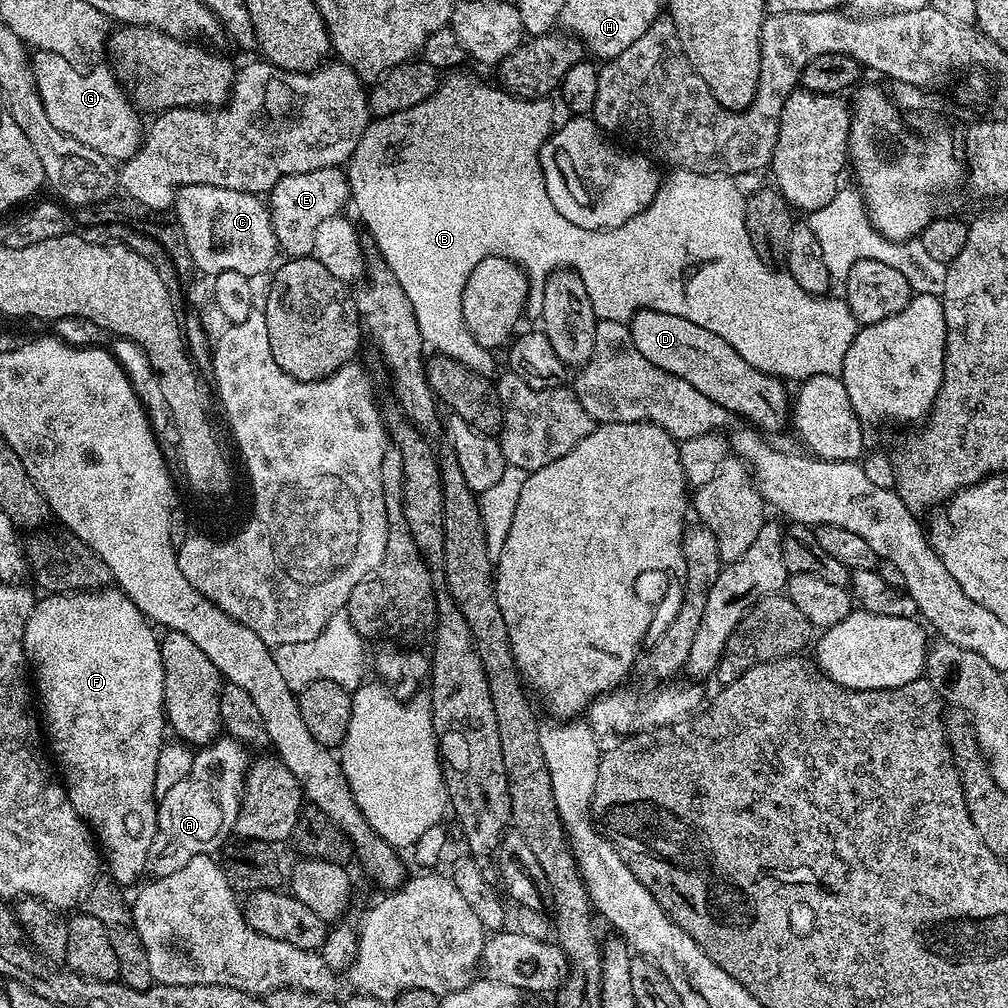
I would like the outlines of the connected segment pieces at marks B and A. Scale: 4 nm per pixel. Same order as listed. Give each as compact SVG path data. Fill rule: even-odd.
M460 74L445 75L436 93L430 98L418 102L416 106L410 106L410 110L402 110L389 116L373 119L368 125L366 134L362 134L354 154L348 159L346 165L350 200L353 205L356 203L356 212L360 215L361 220L359 223L361 225L364 223L368 227L368 232L372 235L369 236L371 243L376 245L381 258L390 266L390 270L394 270L394 278L398 278L398 286L402 286L402 290L406 292L406 298L410 300L410 310L414 312L414 322L418 322L420 337L424 339L425 345L433 353L446 358L454 358L456 364L466 366L483 376L492 378L497 375L498 367L496 368L496 360L492 357L495 355L489 349L481 346L474 338L474 334L470 334L470 326L466 326L466 318L456 314L460 311L462 294L466 290L470 270L474 270L474 266L478 266L476 256L480 256L480 232L476 232L476 224L480 224L480 220L484 220L484 252L504 252L502 258L515 260L523 268L540 268L540 264L555 264L558 270L573 268L580 275L579 283L586 286L588 304L594 306L594 317L597 321L628 322L631 321L633 314L643 308L662 310L662 314L678 314L682 318L690 318L690 322L698 322L698 326L706 326L706 330L714 330L714 334L718 334L718 338L726 338L726 342L730 342L730 346L734 346L734 350L738 350L738 354L742 354L742 358L746 358L746 362L750 362L758 370L769 372L772 376L779 376L785 381L803 382L810 376L840 375L842 366L846 362L846 350L850 350L850 342L854 342L858 331L856 319L850 310L847 299L835 300L832 294L823 296L810 294L806 290L802 290L802 286L798 286L798 282L794 282L794 278L786 270L777 270L760 257L746 230L745 193L743 191L740 193L740 188L736 185L739 183L733 177L698 174L685 168L669 171L666 183L661 185L655 201L650 202L650 206L642 209L637 216L630 218L630 222L617 228L586 230L582 226L574 226L574 222L566 222L566 218L562 218L562 214L558 214L558 210L548 208L548 204L544 204L544 212L548 212L548 216L544 216L544 224L540 224L540 212L532 212L532 208L528 208L528 220L524 220L524 208L516 208L516 204L520 204L520 200L532 200L532 204L536 204L536 200L540 200L540 196L544 196L544 200L548 200L550 194L546 194L546 182L540 169L540 152L532 152L532 142L528 142L528 156L532 156L532 164L504 164L504 160L512 160L512 156L508 156L508 146L518 146L522 142L521 137L512 136L512 132L508 128L532 128L537 124L544 134L551 133L554 128L551 104L553 101L548 98L520 100L499 87L490 88L488 85L482 84L472 76L456 75ZM516 228L520 228L520 232L524 232L524 240L528 240L528 236L532 236L532 240L528 240L528 244L524 244L524 240L516 240L516 236L504 236L504 232L516 232Z
M227 734L221 735L193 755L186 778L175 783L166 796L158 801L156 831L160 845L150 860L153 877L169 876L182 870L190 858L215 853L215 848L219 849L225 843L223 840L233 835L250 763L248 752L249 749L240 741Z

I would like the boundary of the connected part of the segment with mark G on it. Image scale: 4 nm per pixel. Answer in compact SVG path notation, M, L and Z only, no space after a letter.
M41 51L31 57L31 62L46 118L50 118L62 134L78 138L82 146L97 151L111 162L129 160L140 149L141 117L130 103L115 71L107 63L96 64L89 72L79 72L75 68L77 65L62 54Z

